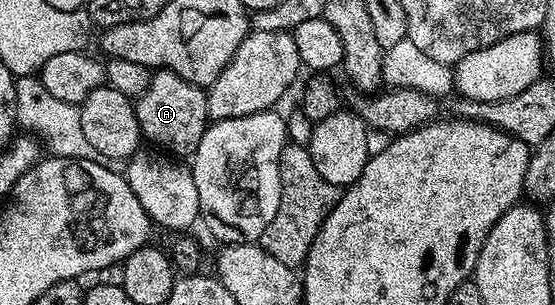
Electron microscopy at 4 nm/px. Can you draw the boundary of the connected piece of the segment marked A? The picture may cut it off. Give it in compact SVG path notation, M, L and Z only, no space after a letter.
M157 70L142 96L136 97L135 107L141 135L150 145L164 150L177 158L192 157L199 146L205 129L211 121L207 110L207 92L200 84L192 84L179 74Z

